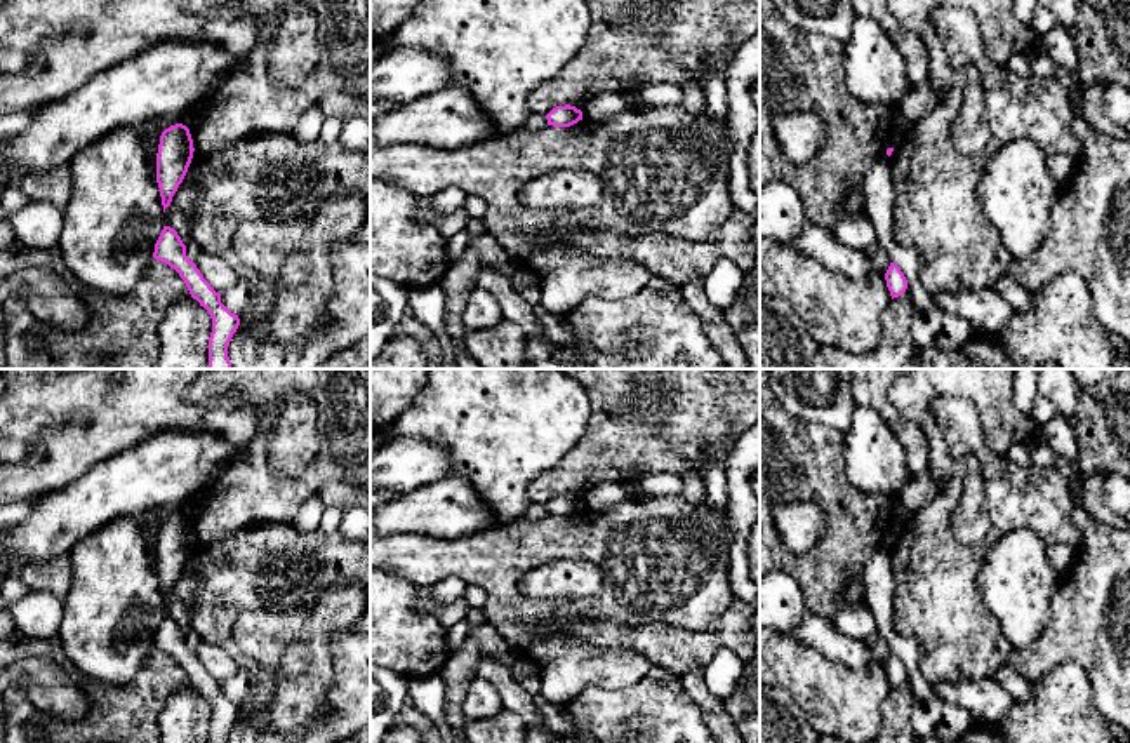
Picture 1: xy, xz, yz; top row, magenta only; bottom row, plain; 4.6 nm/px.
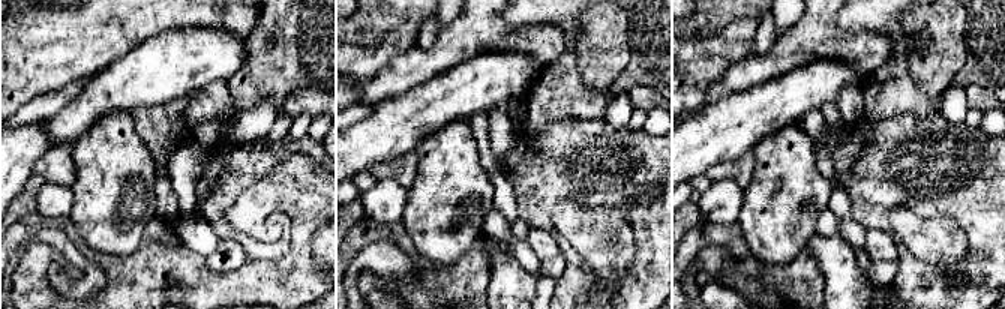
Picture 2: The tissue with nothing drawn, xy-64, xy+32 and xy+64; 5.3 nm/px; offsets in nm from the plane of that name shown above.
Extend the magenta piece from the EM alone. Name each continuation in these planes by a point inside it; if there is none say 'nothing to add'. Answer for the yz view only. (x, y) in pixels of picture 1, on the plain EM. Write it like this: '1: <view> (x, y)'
nothing to add

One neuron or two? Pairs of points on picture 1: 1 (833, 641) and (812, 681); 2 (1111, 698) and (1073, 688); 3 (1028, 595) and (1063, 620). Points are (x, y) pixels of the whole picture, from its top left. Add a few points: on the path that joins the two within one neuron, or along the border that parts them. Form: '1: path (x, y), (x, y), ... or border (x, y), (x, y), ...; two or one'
1: border (790, 635), (849, 667), (863, 669), (866, 665); two
2: border (1066, 662), (1083, 670), (1092, 702), (1111, 722); two
3: border (1059, 580), (1050, 599), (1050, 622), (1028, 646); two

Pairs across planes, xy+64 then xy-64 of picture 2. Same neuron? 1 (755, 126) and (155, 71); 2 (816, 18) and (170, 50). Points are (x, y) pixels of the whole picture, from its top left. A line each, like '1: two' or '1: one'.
1: one
2: two

